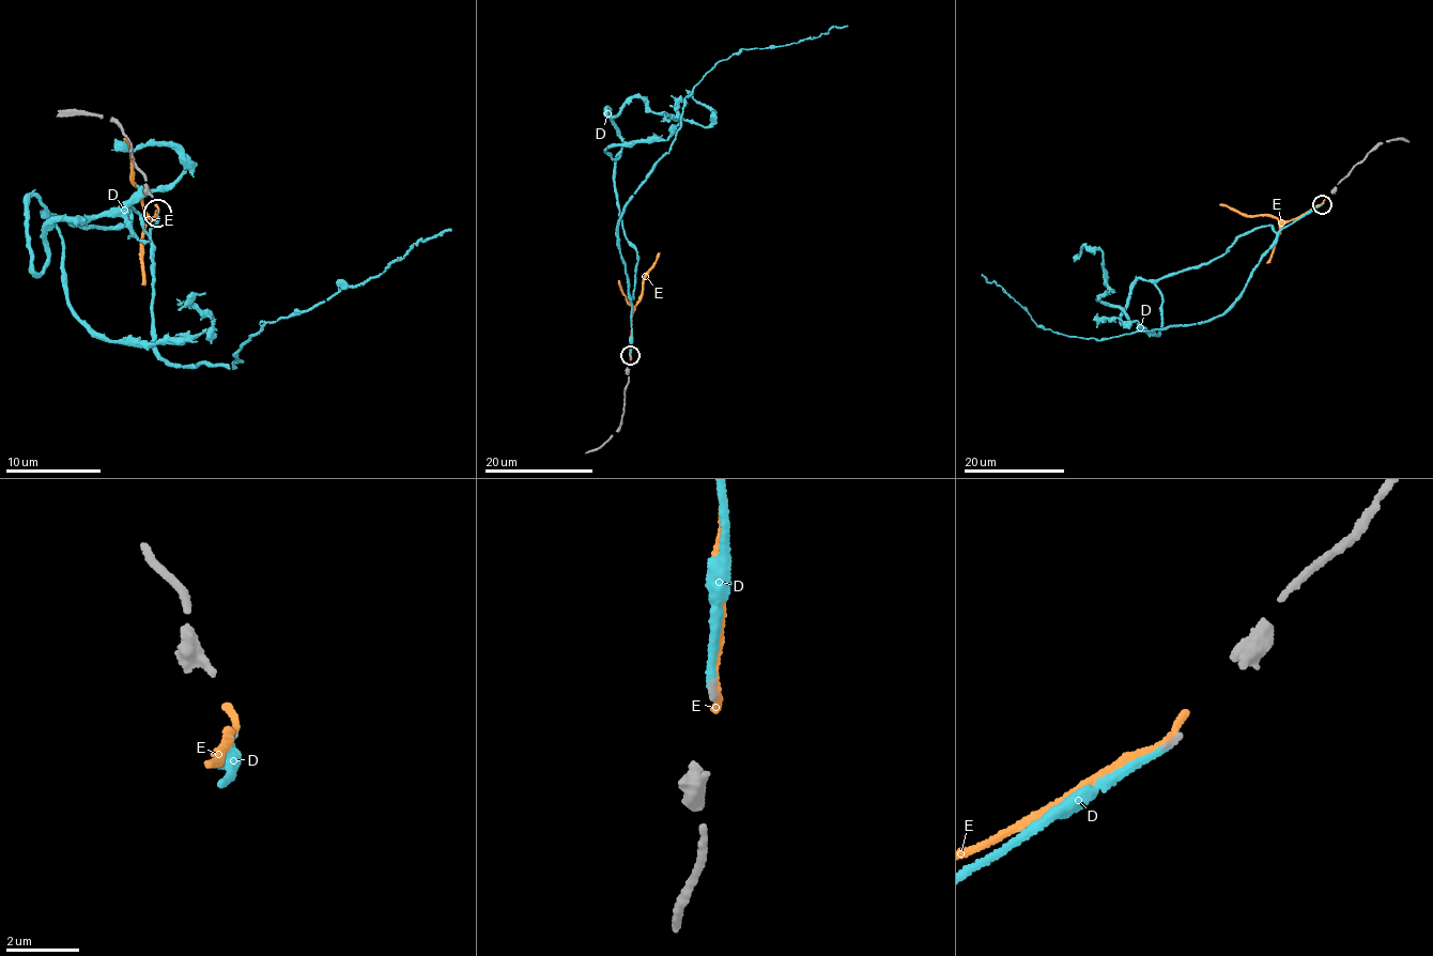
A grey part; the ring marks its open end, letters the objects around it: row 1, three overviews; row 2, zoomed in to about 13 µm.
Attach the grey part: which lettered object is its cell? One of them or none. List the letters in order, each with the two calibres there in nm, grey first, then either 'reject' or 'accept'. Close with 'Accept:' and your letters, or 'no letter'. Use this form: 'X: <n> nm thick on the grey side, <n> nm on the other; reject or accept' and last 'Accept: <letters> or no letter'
D: 140 nm thick on the grey side, 170 nm on the other; accept
E: 140 nm thick on the grey side, 240 nm on the other; reject
Accept: D

